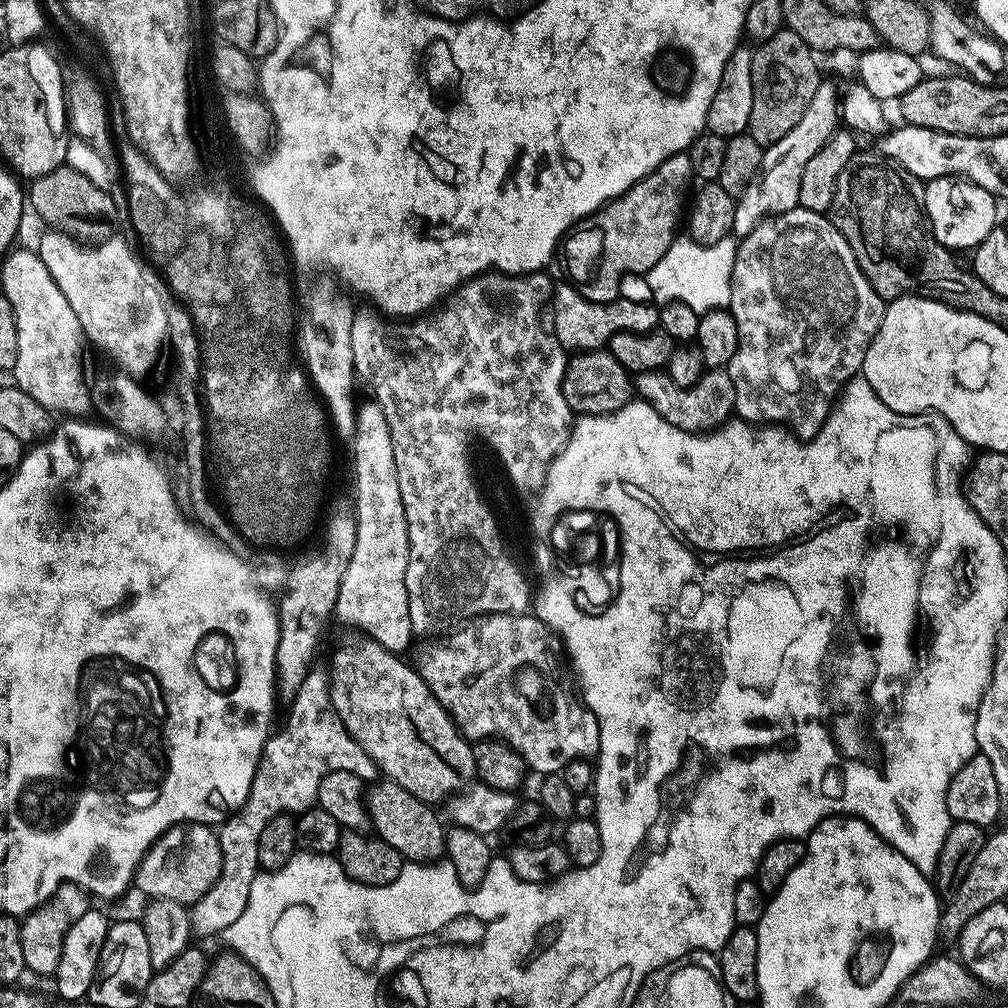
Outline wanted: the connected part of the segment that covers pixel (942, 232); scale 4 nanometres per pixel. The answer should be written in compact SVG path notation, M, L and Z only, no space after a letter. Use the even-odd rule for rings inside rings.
M954 175L927 181L924 185L924 197L926 214L930 218L934 234L938 242L950 250L974 250L982 242L982 238L986 238L986 234L990 234L990 230L997 227L997 197L982 190L982 186L978 186L973 180L965 180L962 176Z

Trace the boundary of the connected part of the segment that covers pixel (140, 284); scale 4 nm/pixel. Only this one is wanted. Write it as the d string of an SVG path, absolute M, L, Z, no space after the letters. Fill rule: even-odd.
M44 230L38 251L50 278L66 294L70 310L78 314L85 337L112 355L117 369L133 378L144 375L156 364L160 347L168 340L166 309L161 295L152 283L149 265L136 257L137 249L117 234L99 242L81 242L61 230Z

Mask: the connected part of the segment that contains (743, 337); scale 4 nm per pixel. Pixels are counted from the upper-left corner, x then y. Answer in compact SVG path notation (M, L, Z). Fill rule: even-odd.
M797 206L786 213L763 220L752 233L746 234L737 243L736 261L730 286L728 308L738 326L738 342L740 343L734 358L730 358L730 362L726 366L727 374L734 382L734 390L736 391L735 415L753 426L783 426L801 442L813 440L820 433L821 426L828 420L828 416L836 406L838 397L843 393L844 385L860 372L862 362L866 358L866 350L870 346L874 334L880 329L886 307L886 301L876 293L874 286L870 286L866 274L858 266L854 250L850 250L850 242L846 242L844 232L841 229L836 229L827 220L828 218L825 213Z

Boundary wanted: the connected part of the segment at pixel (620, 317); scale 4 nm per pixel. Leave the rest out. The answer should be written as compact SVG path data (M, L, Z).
M557 283L550 301L550 328L558 342L572 354L603 349L619 332L651 332L659 325L660 313L655 303L644 300L611 300L608 304L595 304L583 296L571 283Z

